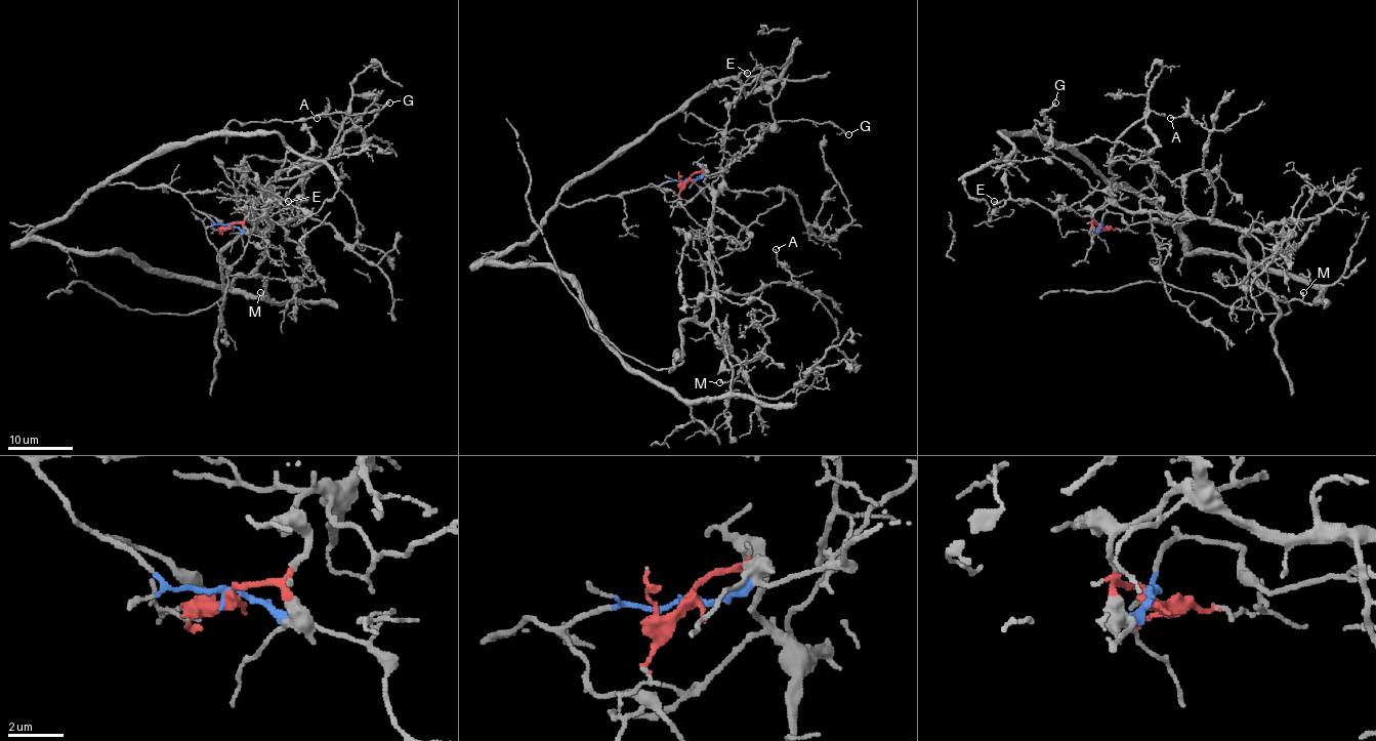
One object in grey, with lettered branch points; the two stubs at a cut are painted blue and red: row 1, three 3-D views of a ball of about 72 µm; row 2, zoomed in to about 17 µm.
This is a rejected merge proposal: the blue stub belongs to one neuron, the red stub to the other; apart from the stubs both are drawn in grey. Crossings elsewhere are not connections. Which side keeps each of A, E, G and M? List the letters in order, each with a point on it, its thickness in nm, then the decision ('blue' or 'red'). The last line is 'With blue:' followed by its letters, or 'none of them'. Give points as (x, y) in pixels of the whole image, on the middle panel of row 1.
A: place (776, 249); calibre 130 nm; red
E: place (747, 73); calibre 130 nm; red
G: place (848, 134); calibre 140 nm; blue
M: place (719, 382); calibre 130 nm; blue
With blue: G, M

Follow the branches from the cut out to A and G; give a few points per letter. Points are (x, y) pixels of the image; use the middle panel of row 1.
A: (689, 179), (706, 171), (713, 210), (709, 268), (719, 291), (753, 294), (772, 283), (802, 287), (775, 250)
G: (689, 179), (572, 205), (558, 201), (564, 191), (680, 111), (727, 132), (806, 119), (834, 122), (848, 133)

